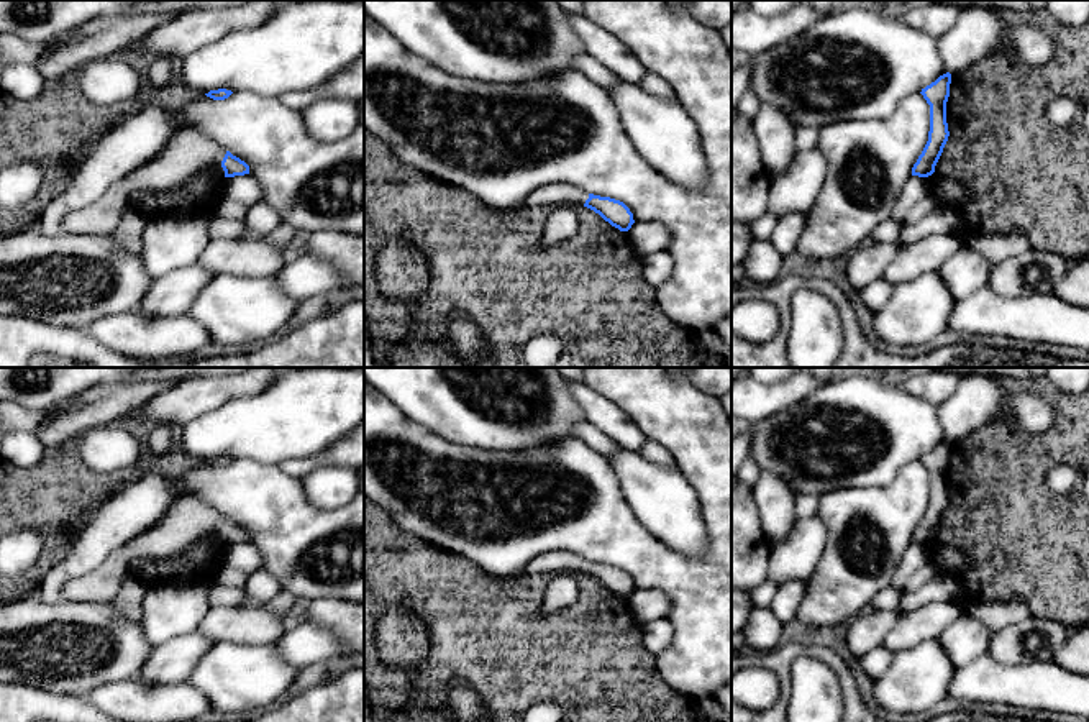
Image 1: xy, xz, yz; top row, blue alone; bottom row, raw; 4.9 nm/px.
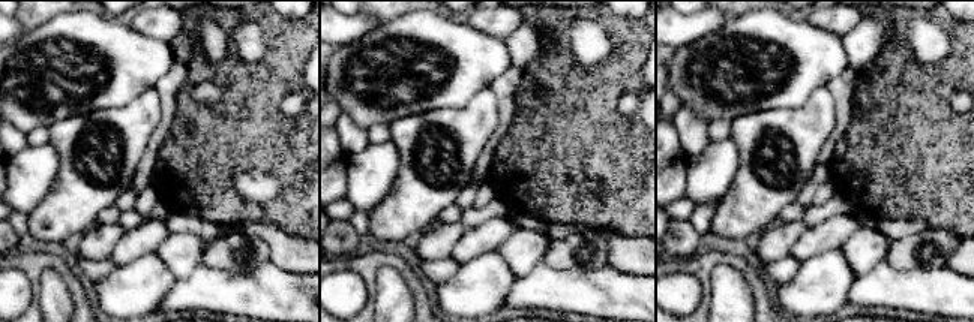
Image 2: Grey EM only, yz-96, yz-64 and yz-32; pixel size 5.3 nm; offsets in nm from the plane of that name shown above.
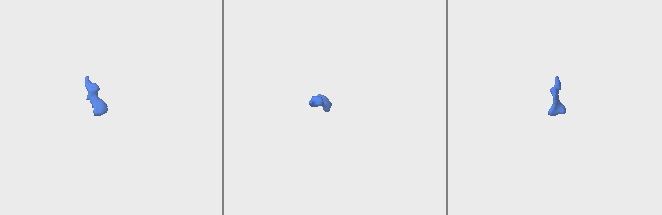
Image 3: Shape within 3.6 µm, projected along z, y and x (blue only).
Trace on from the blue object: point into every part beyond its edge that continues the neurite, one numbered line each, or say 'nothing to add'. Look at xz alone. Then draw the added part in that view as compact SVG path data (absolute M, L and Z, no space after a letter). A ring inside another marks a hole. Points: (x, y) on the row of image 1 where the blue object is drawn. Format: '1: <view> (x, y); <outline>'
1: xz (553, 194); M548 184L522 199L517 207L526 205L572 205L581 207L589 199L589 192L571 184Z

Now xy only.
1: xy (191, 153); M184 128L166 144L161 154L146 166L138 167L113 182L97 202L82 210L67 213L62 220L64 233L112 236L120 226L133 194L179 189L198 176L226 179L221 167L225 154L226 151L210 139L202 130Z

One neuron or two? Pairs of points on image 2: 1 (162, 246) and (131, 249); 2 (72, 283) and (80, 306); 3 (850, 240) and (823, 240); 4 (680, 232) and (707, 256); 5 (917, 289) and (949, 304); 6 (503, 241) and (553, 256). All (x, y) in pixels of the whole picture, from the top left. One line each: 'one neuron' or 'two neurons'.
1: one neuron
2: one neuron
3: one neuron
4: two neurons
5: one neuron
6: one neuron

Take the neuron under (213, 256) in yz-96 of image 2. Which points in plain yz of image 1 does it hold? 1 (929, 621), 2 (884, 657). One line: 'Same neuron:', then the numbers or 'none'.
Same neuron: 1

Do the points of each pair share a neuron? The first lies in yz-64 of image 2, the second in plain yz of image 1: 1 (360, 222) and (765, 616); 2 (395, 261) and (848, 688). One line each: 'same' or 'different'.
1: different
2: same

